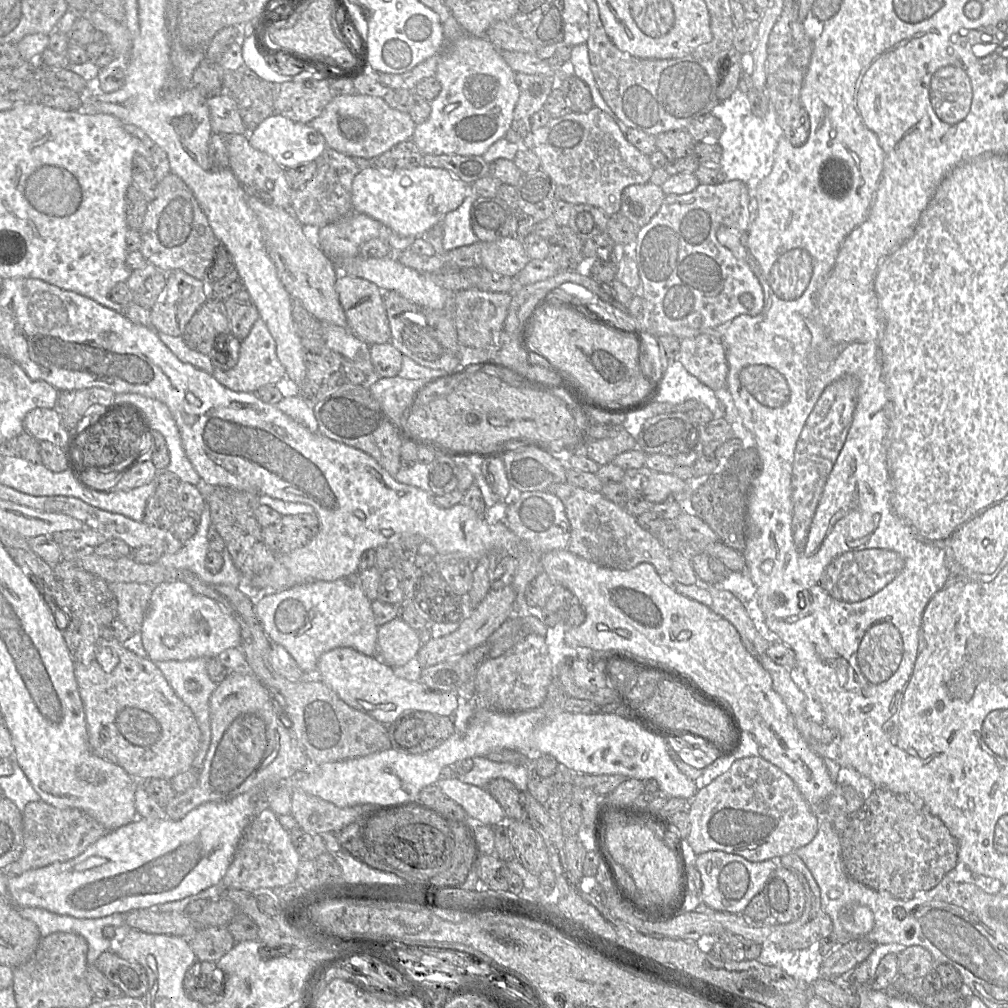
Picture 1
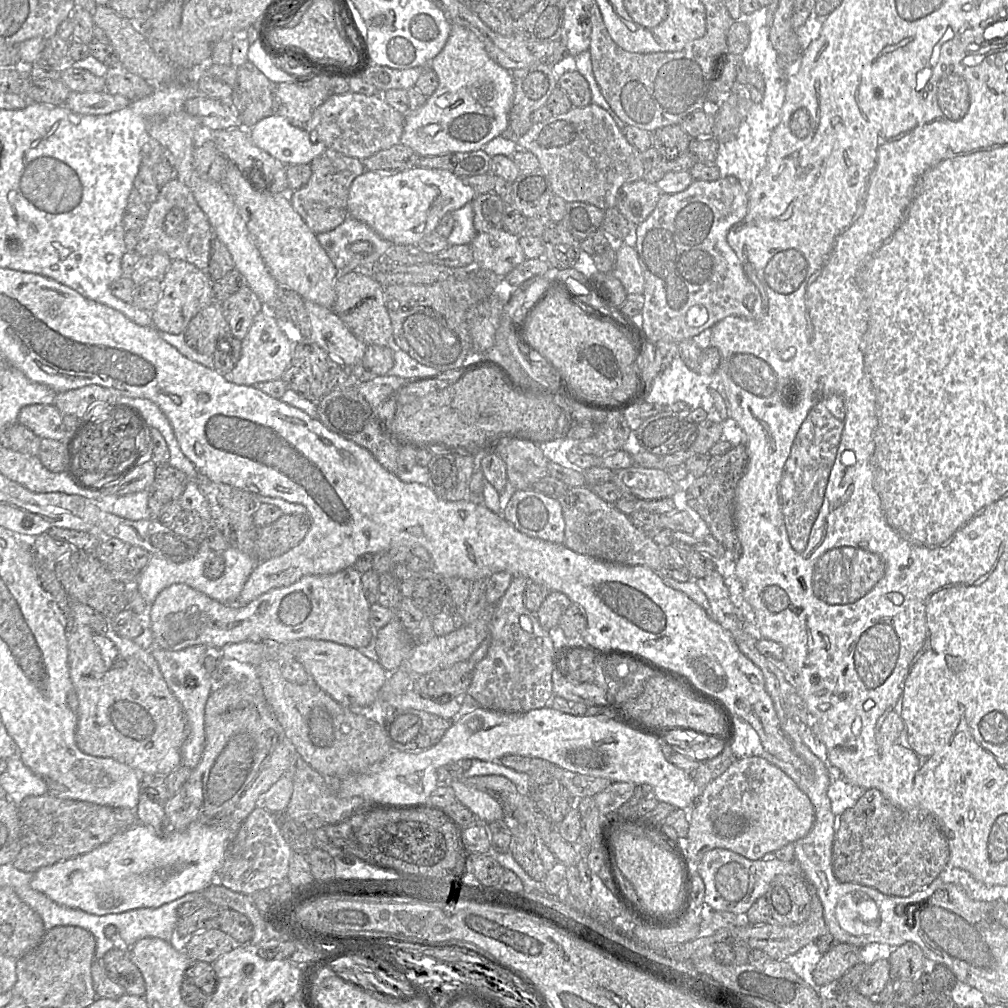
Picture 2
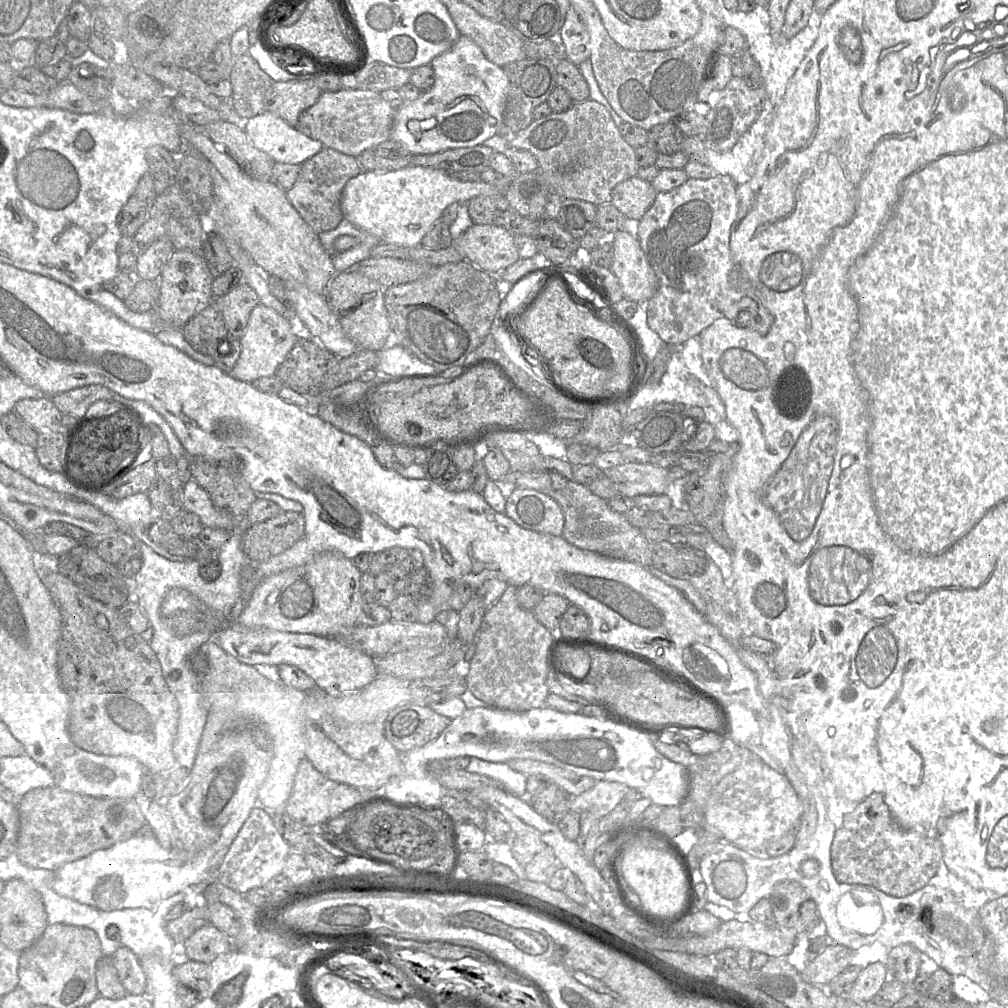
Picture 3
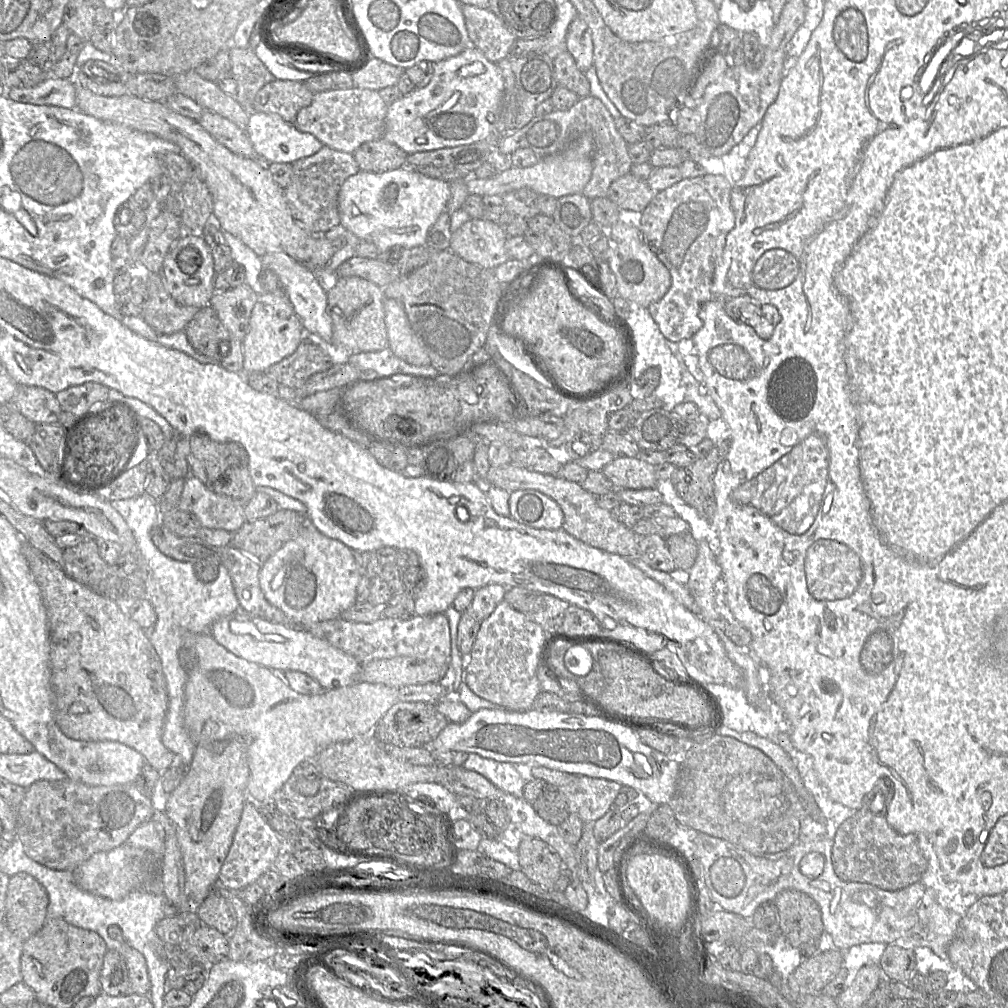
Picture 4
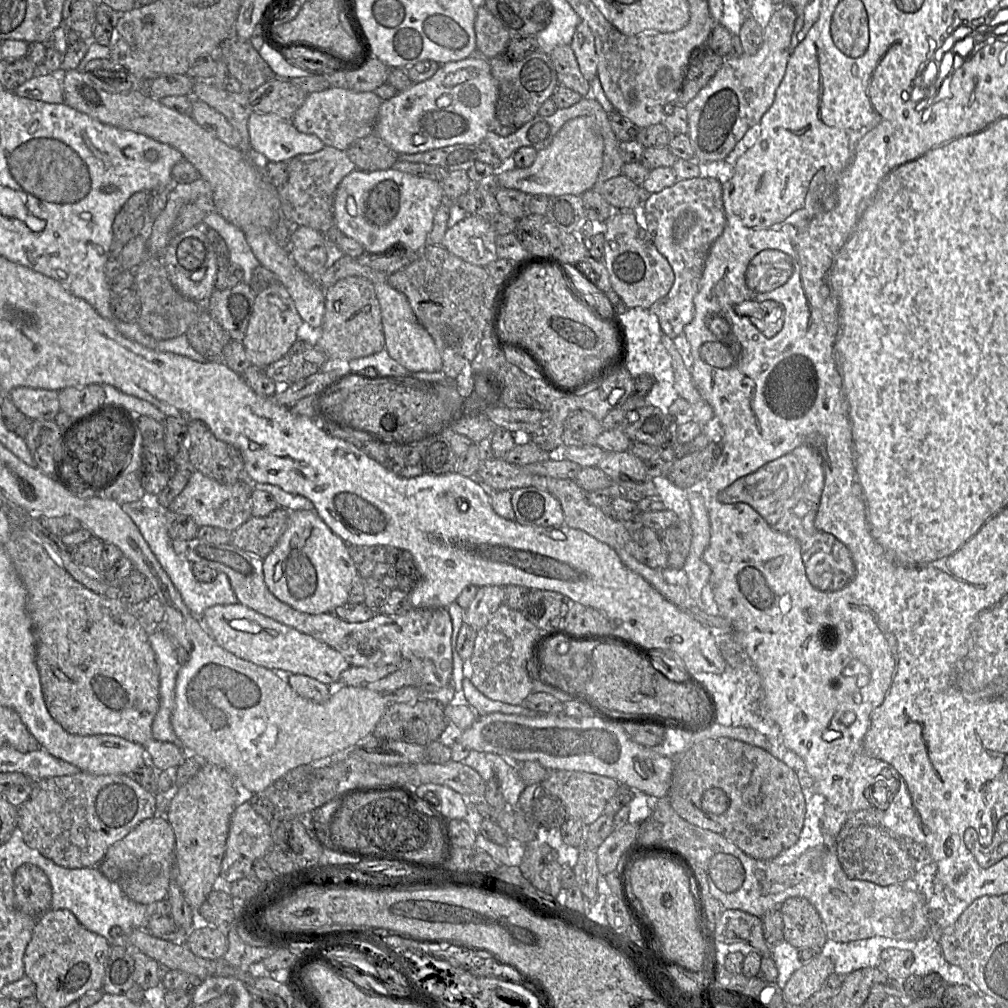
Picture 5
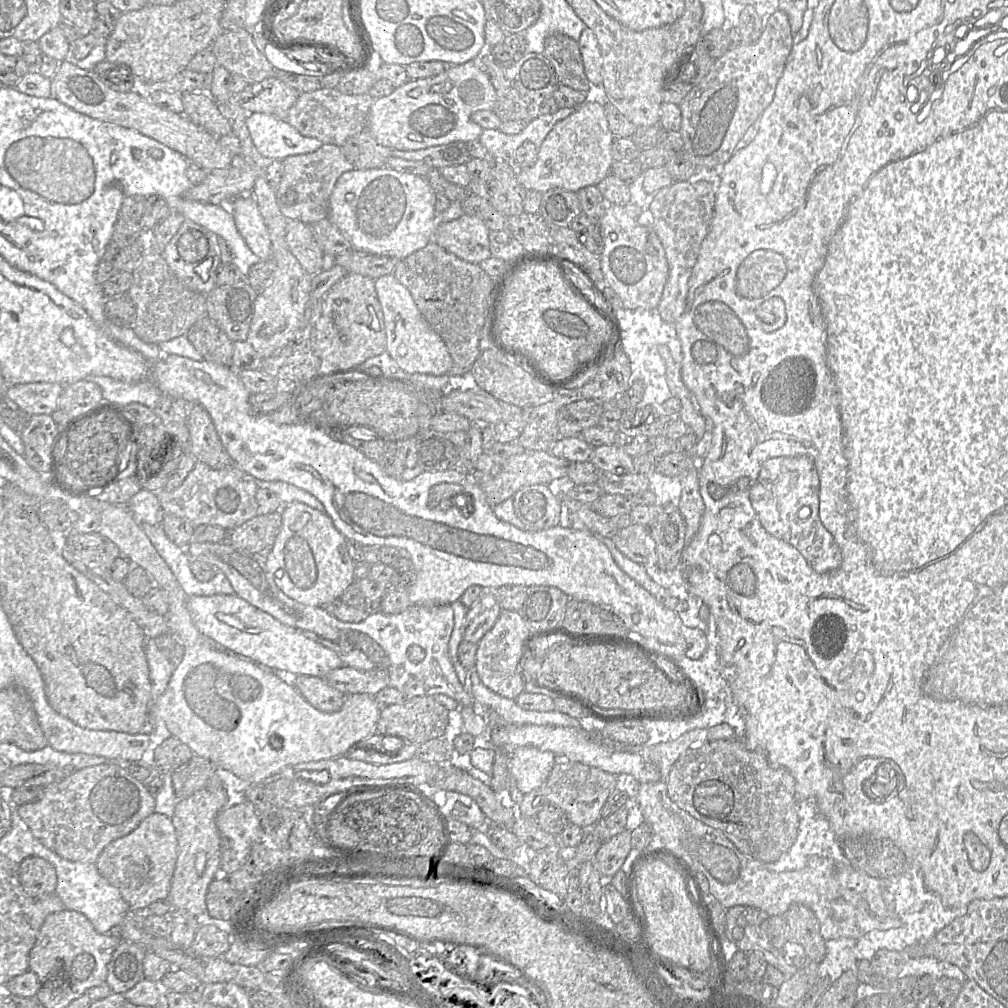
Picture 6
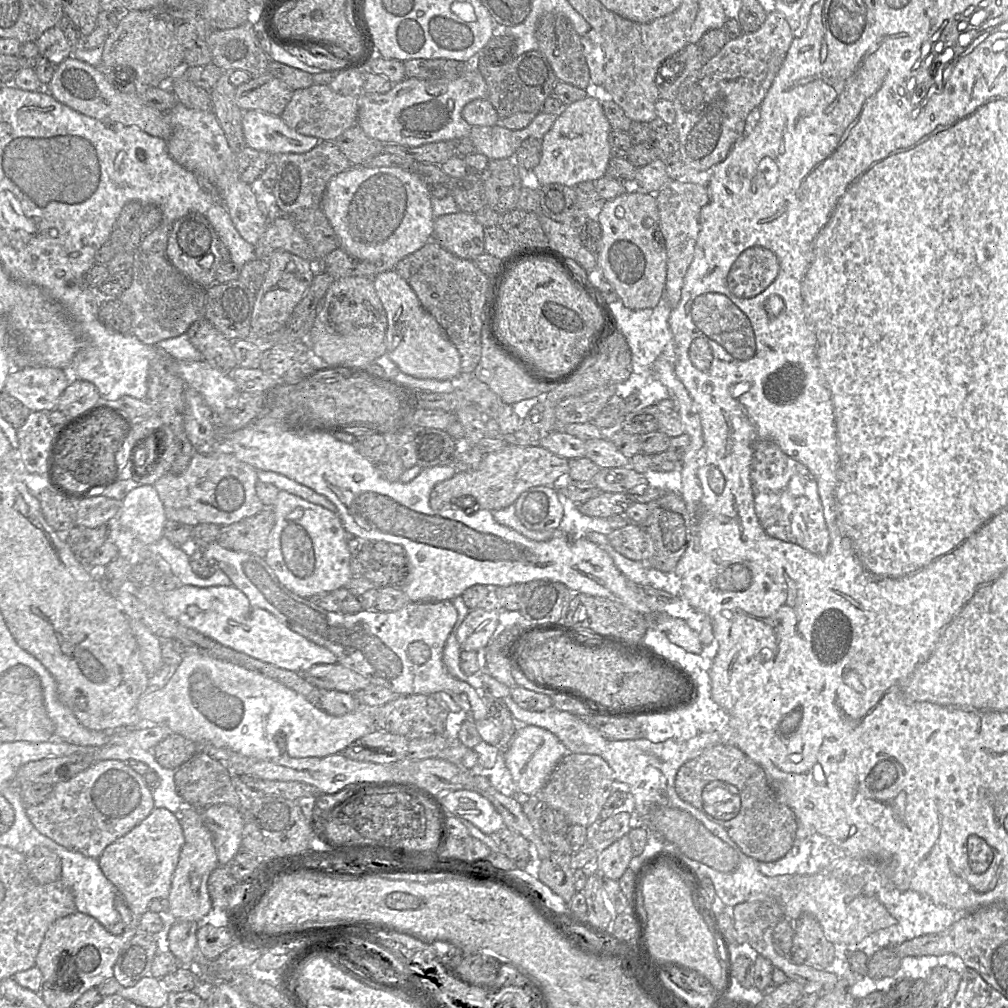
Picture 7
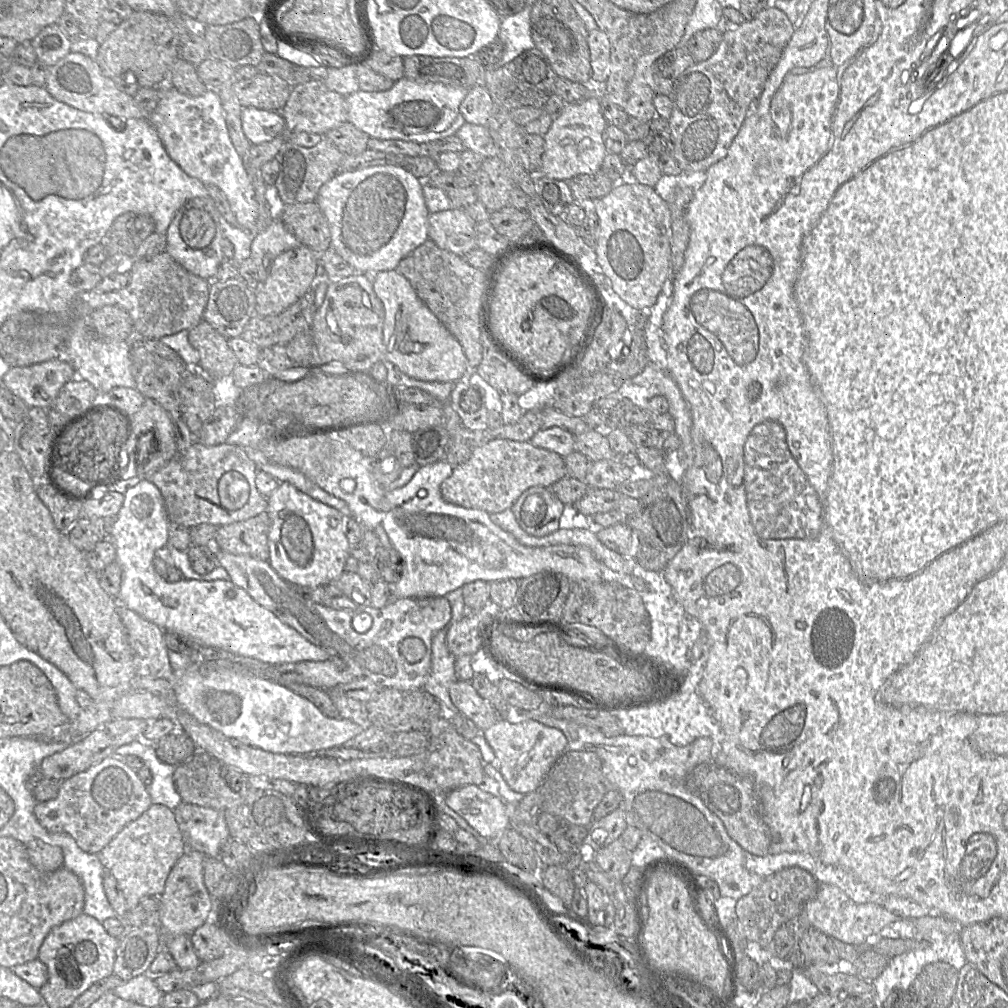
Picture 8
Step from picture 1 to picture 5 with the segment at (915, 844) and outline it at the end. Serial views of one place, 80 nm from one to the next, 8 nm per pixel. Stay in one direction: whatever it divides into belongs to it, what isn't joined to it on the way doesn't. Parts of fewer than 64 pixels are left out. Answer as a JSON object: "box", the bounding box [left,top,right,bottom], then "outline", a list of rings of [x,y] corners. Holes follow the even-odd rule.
{"box":[836,817,916,886],"outline":[[[850,817],[846,820],[836,838],[836,853],[849,878],[880,886],[904,883],[916,872],[916,860],[903,844],[903,840],[879,825],[869,824],[866,819]]]}

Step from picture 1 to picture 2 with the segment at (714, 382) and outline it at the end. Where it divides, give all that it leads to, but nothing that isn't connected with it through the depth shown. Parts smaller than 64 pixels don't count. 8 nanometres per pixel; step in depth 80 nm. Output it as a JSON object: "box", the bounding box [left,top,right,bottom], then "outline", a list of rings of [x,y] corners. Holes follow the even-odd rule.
{"box":[679,339,720,375],"outline":[[[692,339],[681,341],[679,356],[685,365],[699,375],[714,374],[720,364],[720,353],[715,347],[699,348]]]}

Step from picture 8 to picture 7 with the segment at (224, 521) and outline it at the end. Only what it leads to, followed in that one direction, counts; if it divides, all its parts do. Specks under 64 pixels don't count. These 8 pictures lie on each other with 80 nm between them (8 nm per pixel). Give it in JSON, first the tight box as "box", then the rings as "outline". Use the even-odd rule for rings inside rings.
{"box":[154,448,265,527],"outline":[[[220,448],[209,455],[194,452],[189,466],[179,475],[167,473],[154,483],[168,520],[195,527],[215,524],[220,527],[254,516],[265,509],[256,493],[255,468]]]}

